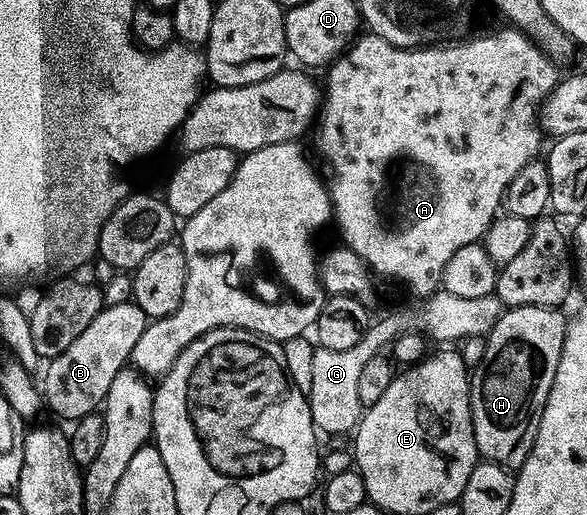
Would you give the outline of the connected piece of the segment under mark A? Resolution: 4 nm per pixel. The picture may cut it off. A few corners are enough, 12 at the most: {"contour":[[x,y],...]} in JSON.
{"contour":[[510,24],[356,37],[317,125],[342,245],[427,299],[540,157]]}

